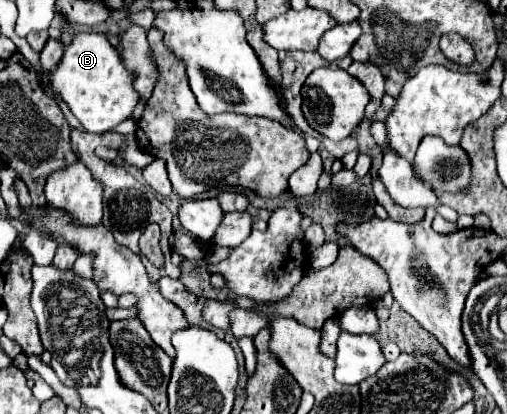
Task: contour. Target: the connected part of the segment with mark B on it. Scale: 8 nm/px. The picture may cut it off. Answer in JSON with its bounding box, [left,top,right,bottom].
[53,33,139,135]

